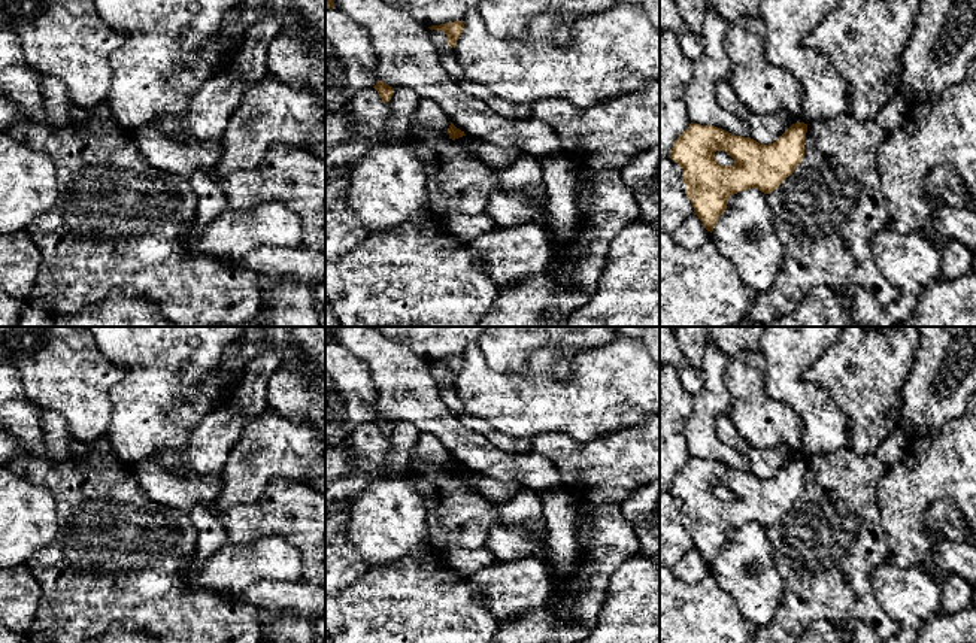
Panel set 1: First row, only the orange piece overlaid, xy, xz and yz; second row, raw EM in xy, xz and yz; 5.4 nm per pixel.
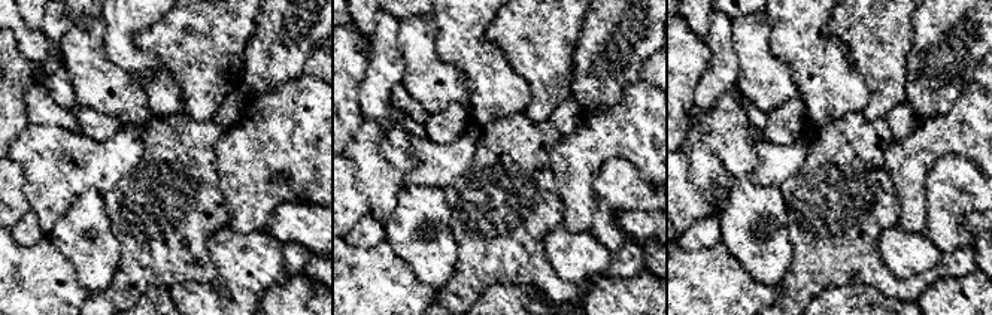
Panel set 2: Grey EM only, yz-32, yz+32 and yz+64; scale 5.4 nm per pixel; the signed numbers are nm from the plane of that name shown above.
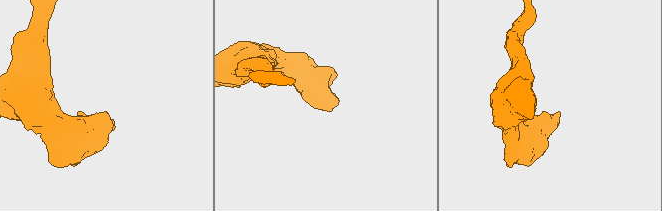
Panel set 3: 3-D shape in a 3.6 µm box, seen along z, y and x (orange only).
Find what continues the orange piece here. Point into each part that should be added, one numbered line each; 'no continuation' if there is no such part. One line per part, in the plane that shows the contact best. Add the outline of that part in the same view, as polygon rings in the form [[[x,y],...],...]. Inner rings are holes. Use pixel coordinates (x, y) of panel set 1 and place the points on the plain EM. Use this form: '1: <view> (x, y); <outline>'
no continuation

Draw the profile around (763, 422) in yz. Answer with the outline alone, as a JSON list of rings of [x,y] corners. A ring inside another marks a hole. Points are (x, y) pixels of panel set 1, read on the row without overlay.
[[[760,351],[730,357],[724,383],[730,397],[731,422],[755,449],[785,446],[792,458],[804,457],[801,419],[789,406],[769,395],[764,371],[766,358]]]

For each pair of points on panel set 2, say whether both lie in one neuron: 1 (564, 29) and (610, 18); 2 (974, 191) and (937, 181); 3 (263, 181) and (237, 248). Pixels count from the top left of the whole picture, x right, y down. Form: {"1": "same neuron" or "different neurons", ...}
{"1": "different neurons", "2": "same neuron", "3": "different neurons"}

